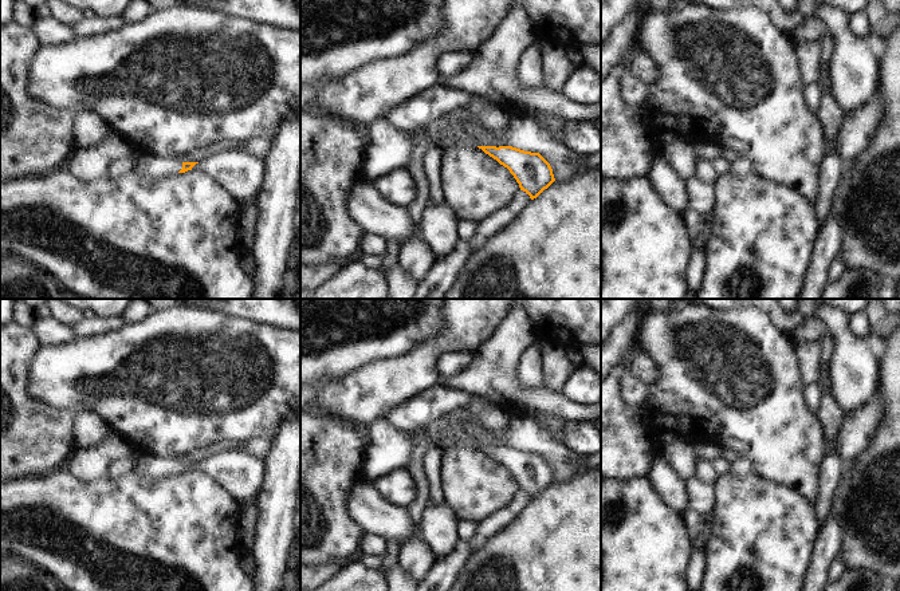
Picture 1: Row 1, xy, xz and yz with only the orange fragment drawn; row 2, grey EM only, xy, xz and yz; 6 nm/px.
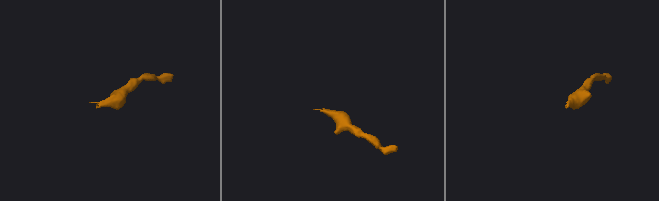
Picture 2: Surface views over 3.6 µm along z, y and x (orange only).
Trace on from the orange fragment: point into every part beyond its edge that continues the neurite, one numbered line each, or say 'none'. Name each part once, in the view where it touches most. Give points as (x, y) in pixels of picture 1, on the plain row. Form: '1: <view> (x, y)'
1: xy (153, 468)

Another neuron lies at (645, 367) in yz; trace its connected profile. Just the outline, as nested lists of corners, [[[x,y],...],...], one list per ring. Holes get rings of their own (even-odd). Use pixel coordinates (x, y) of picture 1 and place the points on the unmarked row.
[[[641,352],[634,360],[632,366],[632,371],[634,377],[644,381],[646,385],[656,386],[661,378],[661,369],[649,354]]]

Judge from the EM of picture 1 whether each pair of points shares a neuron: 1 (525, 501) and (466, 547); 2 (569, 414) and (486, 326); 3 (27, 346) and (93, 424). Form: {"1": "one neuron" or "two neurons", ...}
{"1": "two neurons", "2": "two neurons", "3": "two neurons"}

